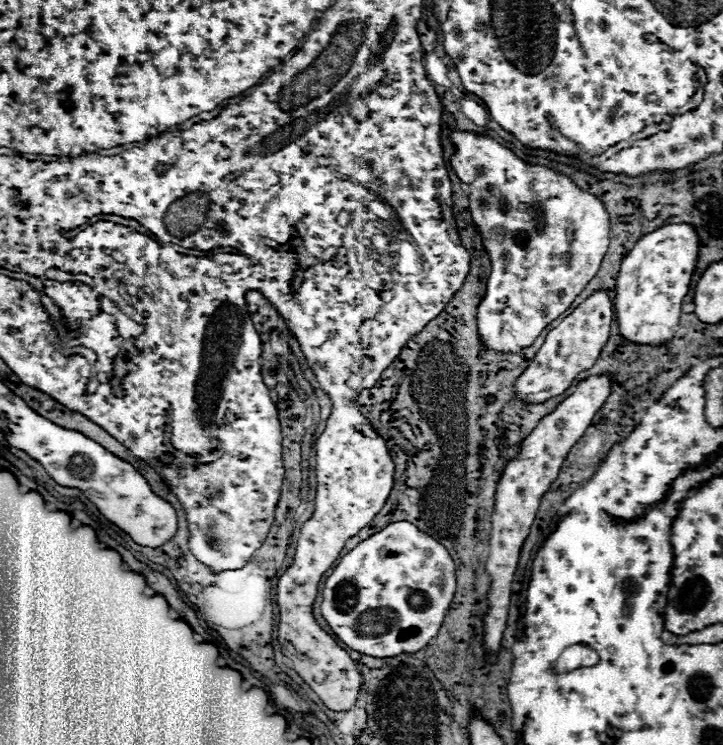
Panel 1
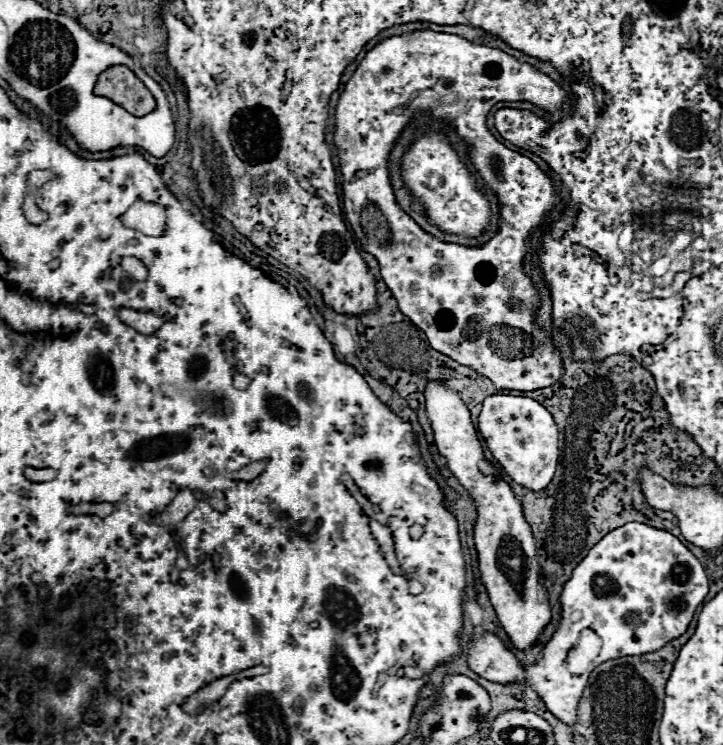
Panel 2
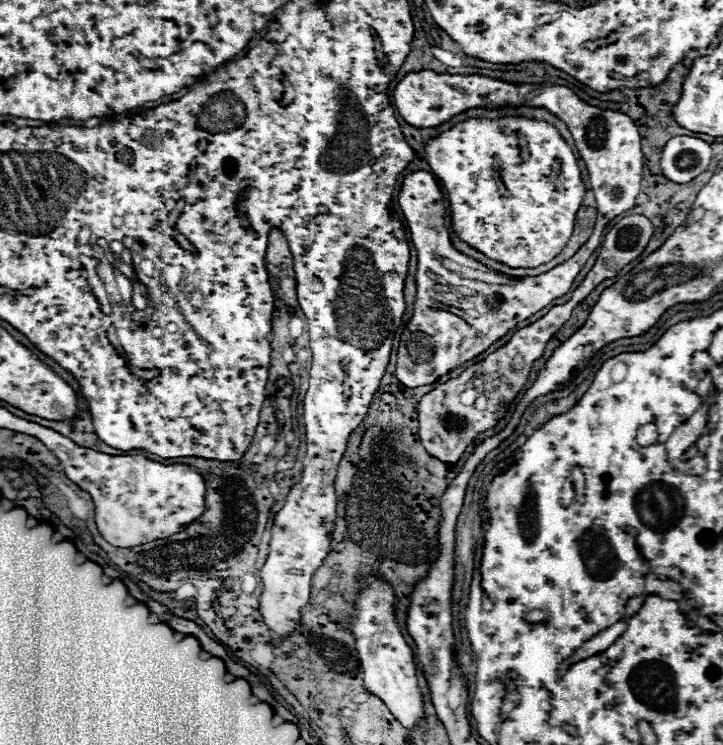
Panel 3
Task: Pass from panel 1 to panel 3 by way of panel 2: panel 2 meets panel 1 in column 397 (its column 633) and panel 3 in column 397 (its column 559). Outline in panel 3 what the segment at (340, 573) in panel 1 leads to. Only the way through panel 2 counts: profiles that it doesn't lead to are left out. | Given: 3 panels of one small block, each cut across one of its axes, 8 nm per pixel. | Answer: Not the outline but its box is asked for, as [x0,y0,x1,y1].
[352,576,424,728]

